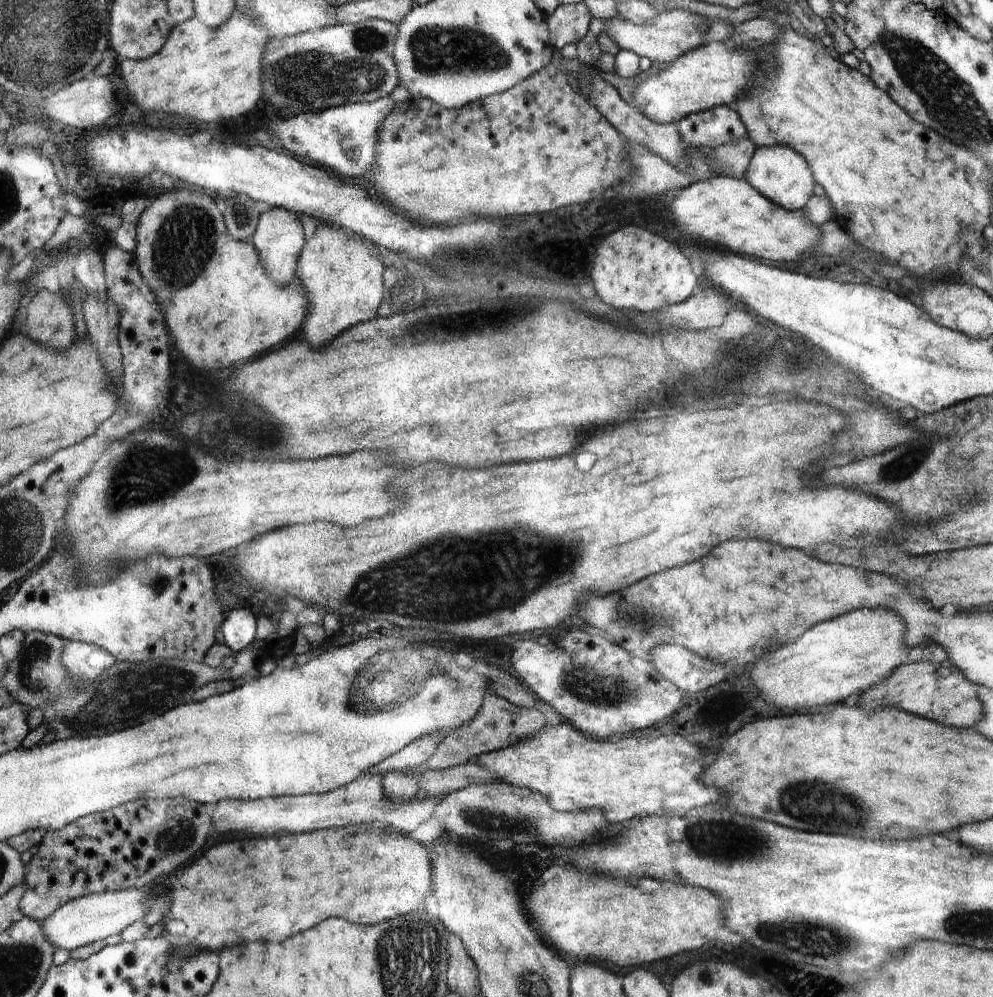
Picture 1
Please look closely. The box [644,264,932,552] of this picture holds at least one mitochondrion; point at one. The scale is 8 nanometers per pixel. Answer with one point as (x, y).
(778, 367)

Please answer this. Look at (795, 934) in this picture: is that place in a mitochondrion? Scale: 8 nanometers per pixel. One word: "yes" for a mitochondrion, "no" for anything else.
yes

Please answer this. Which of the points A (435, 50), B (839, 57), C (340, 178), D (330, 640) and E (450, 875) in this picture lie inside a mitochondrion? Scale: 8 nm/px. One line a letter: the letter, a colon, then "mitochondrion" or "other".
A: mitochondrion
B: other
C: other
D: other
E: other

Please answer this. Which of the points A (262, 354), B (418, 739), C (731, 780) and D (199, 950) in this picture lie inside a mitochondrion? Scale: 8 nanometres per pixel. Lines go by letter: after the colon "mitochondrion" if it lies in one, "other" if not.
A: other
B: other
C: other
D: other

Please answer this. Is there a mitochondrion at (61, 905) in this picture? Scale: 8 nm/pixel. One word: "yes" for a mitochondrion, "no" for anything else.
no

